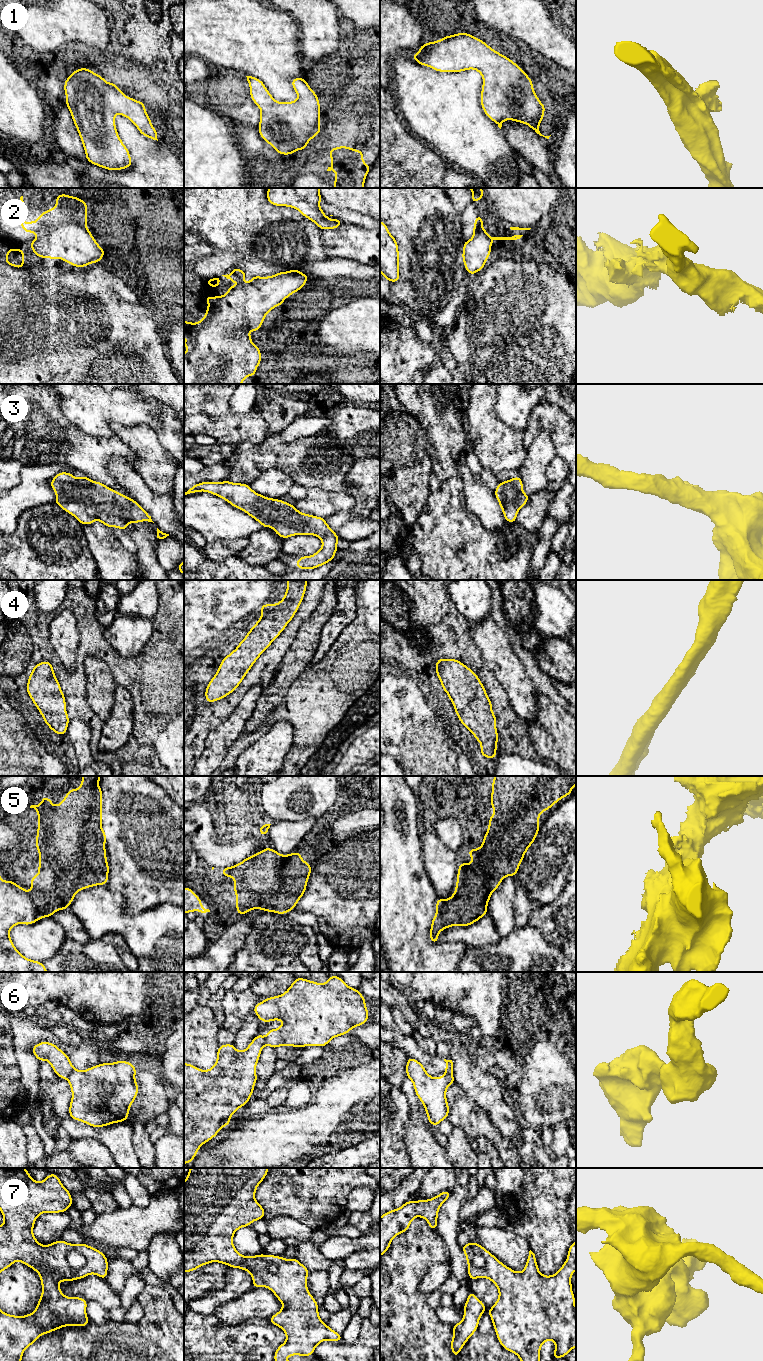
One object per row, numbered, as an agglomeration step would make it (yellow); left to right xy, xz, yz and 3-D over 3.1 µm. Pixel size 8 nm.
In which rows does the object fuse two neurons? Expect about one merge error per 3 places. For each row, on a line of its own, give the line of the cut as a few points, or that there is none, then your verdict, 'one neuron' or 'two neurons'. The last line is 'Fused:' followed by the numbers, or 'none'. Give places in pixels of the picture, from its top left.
1: cut none; one neuron
2: cut none; one neuron
3: cut none; one neuron
4: cut none; one neuron
5: cut none; one neuron
6: cut xy (74, 1069), (66, 1078); two neurons
7: cut none; one neuron
Fused: 6

